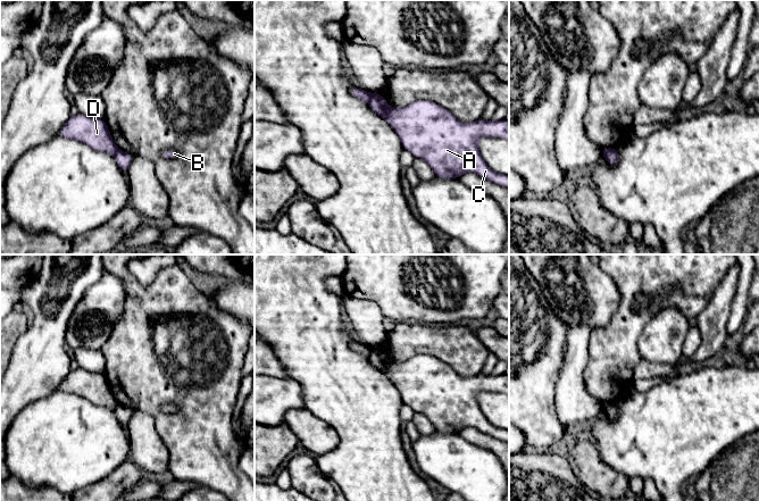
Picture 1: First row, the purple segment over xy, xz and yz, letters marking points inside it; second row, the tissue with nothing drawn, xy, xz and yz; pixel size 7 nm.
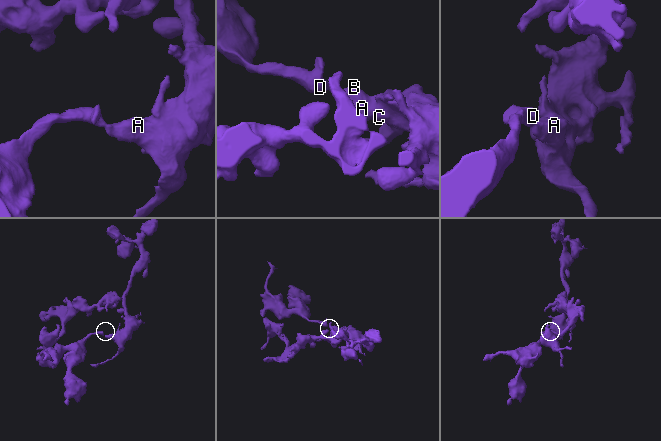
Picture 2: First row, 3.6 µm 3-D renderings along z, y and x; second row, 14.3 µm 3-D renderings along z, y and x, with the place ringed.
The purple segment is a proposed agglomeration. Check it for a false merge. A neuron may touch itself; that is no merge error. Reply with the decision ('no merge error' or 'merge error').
merge error

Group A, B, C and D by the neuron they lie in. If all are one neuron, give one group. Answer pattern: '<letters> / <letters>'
A B C / D

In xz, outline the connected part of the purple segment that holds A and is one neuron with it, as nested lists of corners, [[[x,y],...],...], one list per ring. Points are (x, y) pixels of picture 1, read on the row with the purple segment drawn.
[[[374,93],[369,107],[385,119],[399,135],[402,147],[426,161],[439,178],[458,178],[466,173],[476,173],[482,178],[509,187],[509,175],[492,170],[483,159],[477,141],[481,137],[502,137],[509,141],[509,122],[482,120],[461,123],[450,111],[436,102],[418,100],[401,109],[390,107],[385,98]]]

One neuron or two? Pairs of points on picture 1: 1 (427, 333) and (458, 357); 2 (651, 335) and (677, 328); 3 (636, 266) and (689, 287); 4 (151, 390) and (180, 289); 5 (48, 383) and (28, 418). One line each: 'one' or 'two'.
1: one
2: one
3: one
4: one
5: two

